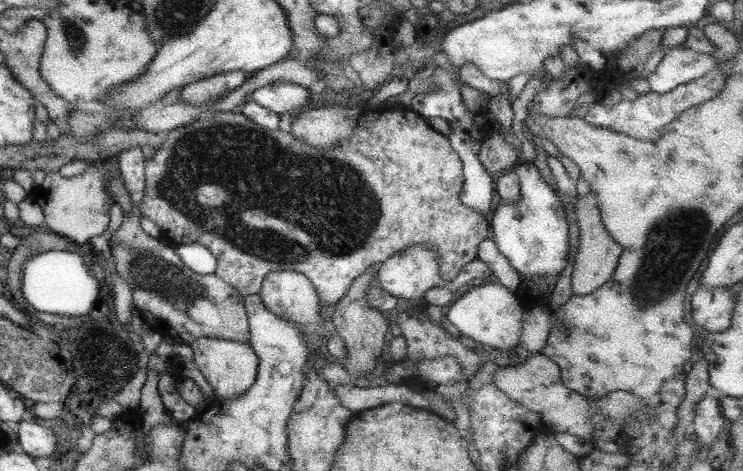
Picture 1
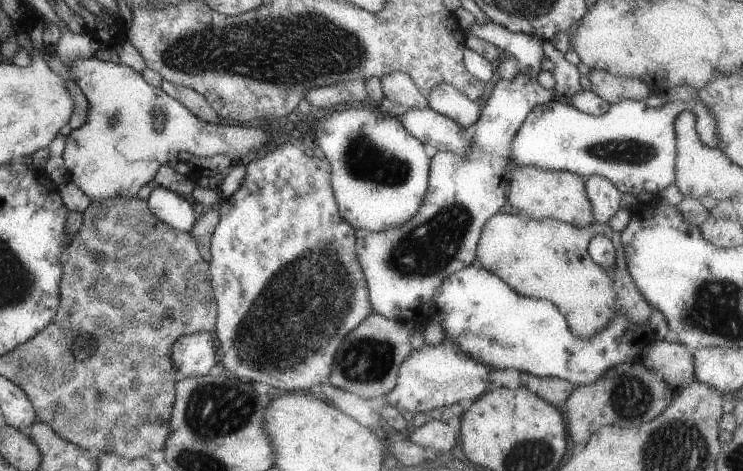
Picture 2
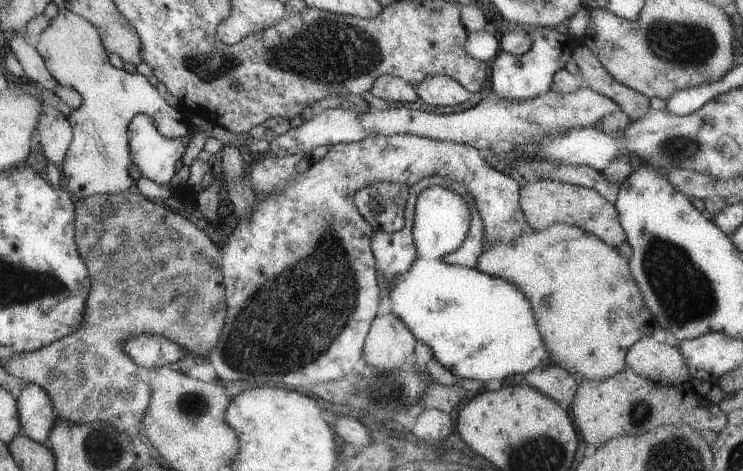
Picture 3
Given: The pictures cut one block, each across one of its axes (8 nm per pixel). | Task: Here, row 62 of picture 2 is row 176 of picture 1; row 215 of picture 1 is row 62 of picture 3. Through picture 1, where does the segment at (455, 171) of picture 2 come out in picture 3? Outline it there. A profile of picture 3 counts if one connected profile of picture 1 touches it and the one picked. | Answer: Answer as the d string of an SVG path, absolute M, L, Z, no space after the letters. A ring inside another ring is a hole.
M551 27L526 28L531 36L531 46L523 54L513 56L507 52L498 51L491 64L491 93L492 97L507 98L507 100L525 100L539 96L549 91L552 76L559 69L563 69L565 62L571 57L572 49L577 43L569 34L563 35Z

